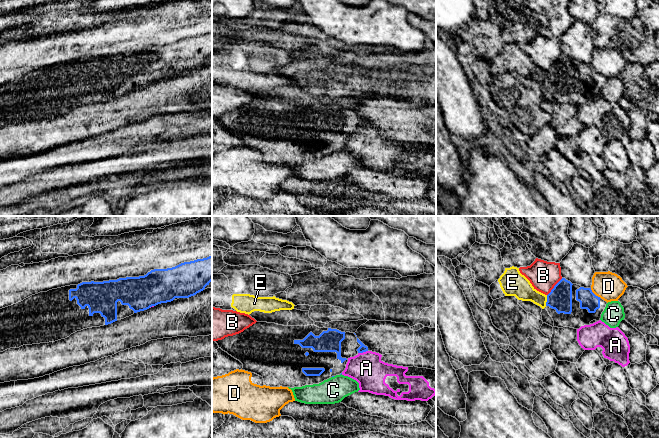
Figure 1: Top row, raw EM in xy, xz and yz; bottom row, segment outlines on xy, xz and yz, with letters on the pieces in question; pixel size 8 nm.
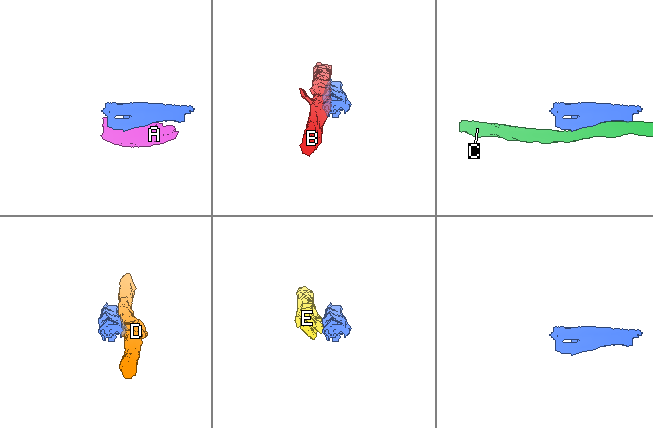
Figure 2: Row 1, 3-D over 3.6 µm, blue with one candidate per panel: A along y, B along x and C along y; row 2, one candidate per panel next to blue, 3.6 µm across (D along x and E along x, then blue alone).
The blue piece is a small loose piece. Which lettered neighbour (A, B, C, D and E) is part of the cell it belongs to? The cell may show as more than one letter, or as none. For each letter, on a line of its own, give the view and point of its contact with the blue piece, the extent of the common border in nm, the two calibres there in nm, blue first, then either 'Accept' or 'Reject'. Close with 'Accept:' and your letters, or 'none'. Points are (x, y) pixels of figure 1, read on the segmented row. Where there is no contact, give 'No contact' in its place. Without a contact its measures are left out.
A: Touches blue at xz (362, 352). Shared border 80 nm. Thickness 60 nm (blue) against 260 nm. Reject
B: Touches blue at yz (554, 287). Shared border 190 nm. Thickness 190 nm (blue) against 240 nm. Reject
C: No contact. Reject
D: Touches blue at yz (594, 294). Shared border 130 nm. Thickness 150 nm (blue) against 220 nm. Reject
E: Touches blue at yz (547, 300). Shared border 90 nm. Thickness 190 nm (blue) against 170 nm. Reject
Accept: none

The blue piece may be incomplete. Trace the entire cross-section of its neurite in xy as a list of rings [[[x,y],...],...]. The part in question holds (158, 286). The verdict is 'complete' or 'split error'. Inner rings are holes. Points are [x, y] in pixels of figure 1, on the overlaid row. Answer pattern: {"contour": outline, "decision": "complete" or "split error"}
{"contour": [[[212,255],[207,258],[197,259],[197,260],[190,261],[190,262],[184,262],[172,268],[154,269],[148,272],[144,276],[119,278],[117,280],[109,280],[109,281],[103,281],[103,282],[94,282],[94,281],[82,282],[78,285],[70,285],[70,286],[65,286],[65,287],[61,287],[57,289],[52,289],[47,292],[40,292],[38,294],[32,295],[24,299],[21,302],[18,302],[11,306],[0,309],[0,352],[3,352],[10,348],[19,348],[23,345],[55,342],[61,339],[65,339],[77,331],[81,331],[87,328],[100,327],[100,326],[111,324],[117,320],[121,320],[126,317],[129,317],[133,315],[134,313],[147,310],[152,306],[156,306],[161,303],[171,302],[175,298],[189,298],[203,291],[205,287],[209,285],[211,281],[212,281]]], "decision": "split error"}

